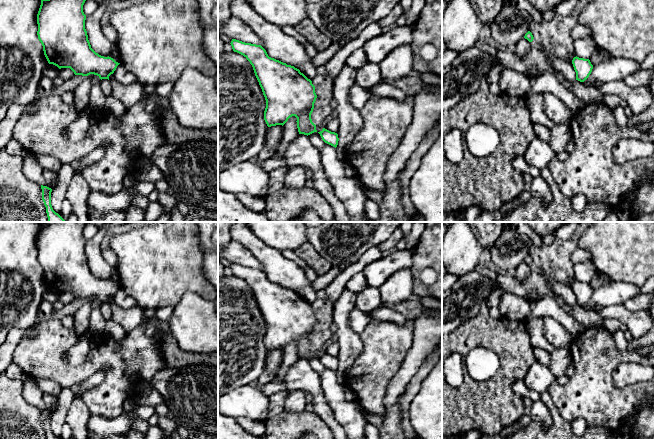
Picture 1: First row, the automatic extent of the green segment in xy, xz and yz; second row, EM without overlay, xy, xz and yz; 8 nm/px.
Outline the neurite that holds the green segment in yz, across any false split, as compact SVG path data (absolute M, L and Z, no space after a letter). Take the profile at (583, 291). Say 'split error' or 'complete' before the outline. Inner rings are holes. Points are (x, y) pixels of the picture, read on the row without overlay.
complete; M574 281L572 284L574 294L576 296L576 304L584 306L592 296L593 289L589 283Z

